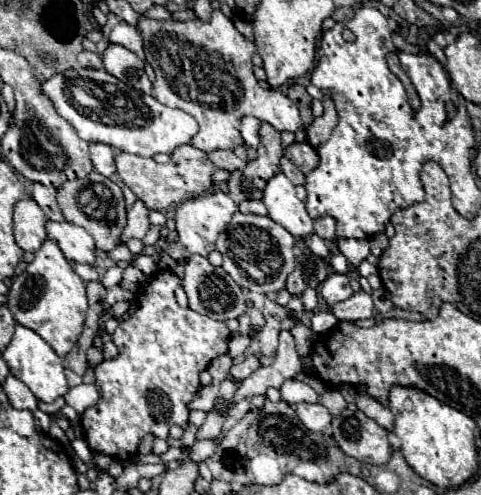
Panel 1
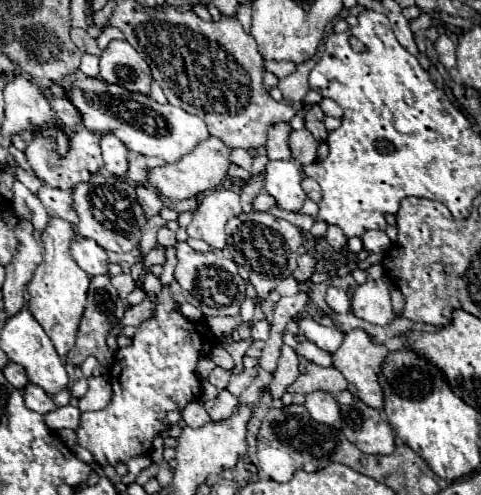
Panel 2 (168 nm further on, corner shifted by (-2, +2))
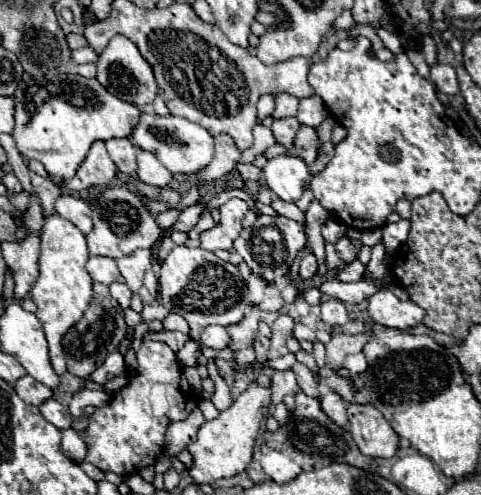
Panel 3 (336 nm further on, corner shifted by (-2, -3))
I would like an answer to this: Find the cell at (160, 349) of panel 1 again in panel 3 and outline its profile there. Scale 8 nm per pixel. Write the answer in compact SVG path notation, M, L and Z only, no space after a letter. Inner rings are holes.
M143 341L141 349L137 351L137 363L139 363L139 367L137 367L137 371L133 371L133 383L123 387L121 391L113 393L113 399L105 407L95 409L93 415L89 417L87 431L81 435L89 447L87 461L93 463L95 467L99 467L101 471L113 471L113 473L123 475L123 477L139 473L147 465L153 465L155 459L165 449L163 439L165 439L167 425L173 421L187 419L189 413L195 409L195 401L189 399L191 389L189 389L189 383L183 375L179 361L177 361L177 355L165 343Z

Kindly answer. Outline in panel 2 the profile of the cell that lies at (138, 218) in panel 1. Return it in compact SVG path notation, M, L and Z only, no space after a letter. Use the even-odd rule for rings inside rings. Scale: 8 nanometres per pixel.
M143 184L137 186L135 190L137 190L137 202L139 202L139 206L143 208L145 216L149 218L149 216L159 214L159 210L163 208L163 200L159 198L159 194L157 194L153 188L143 186Z

